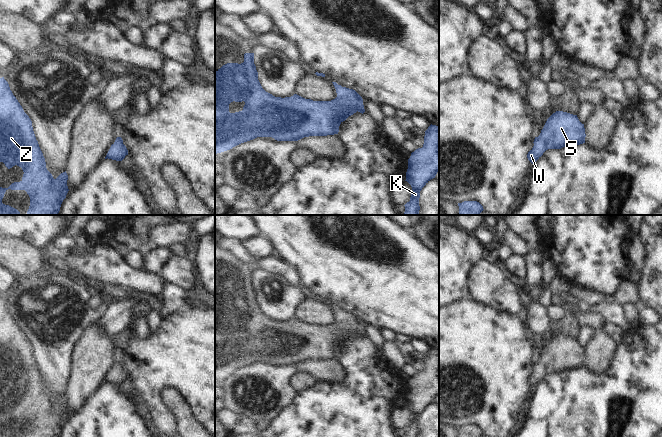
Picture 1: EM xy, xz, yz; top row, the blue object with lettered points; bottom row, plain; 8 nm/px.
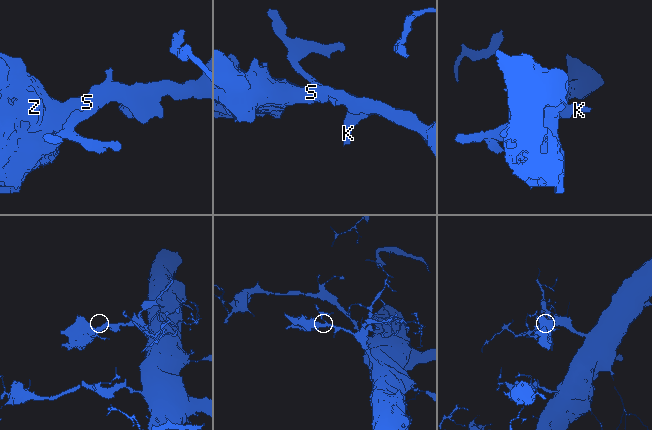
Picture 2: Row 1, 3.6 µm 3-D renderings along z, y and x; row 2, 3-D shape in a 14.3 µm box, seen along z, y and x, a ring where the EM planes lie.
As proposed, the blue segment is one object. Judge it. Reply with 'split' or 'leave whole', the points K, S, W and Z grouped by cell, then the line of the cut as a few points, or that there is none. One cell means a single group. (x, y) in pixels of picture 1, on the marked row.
leave whole; groups K S W Z; cut none

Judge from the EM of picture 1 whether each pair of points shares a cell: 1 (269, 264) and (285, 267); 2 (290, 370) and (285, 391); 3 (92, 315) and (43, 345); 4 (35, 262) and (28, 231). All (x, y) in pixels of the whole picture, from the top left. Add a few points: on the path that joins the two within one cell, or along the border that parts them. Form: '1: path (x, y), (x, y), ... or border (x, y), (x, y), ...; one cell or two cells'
1: path (273, 264), (281, 267); one cell
2: path (285, 375), (285, 386); one cell
3: path (80, 324), (76, 327), (61, 327), (55, 333); one cell
4: border (10, 236), (16, 239), (24, 239), (43, 249); two cells

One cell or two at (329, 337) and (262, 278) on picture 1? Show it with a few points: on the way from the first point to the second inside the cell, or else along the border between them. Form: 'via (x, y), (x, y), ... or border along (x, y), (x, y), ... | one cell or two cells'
border along (271, 317), (277, 321), (290, 321), (295, 318) | two cells

